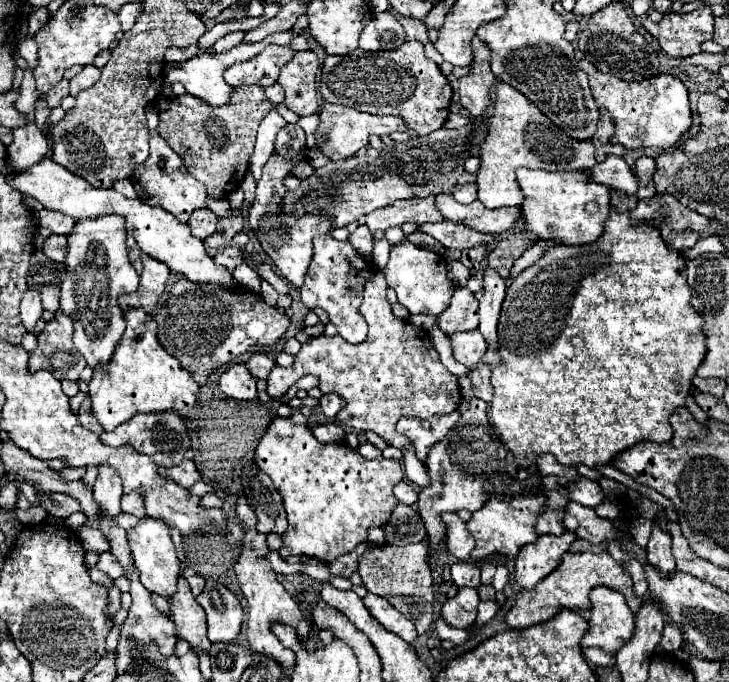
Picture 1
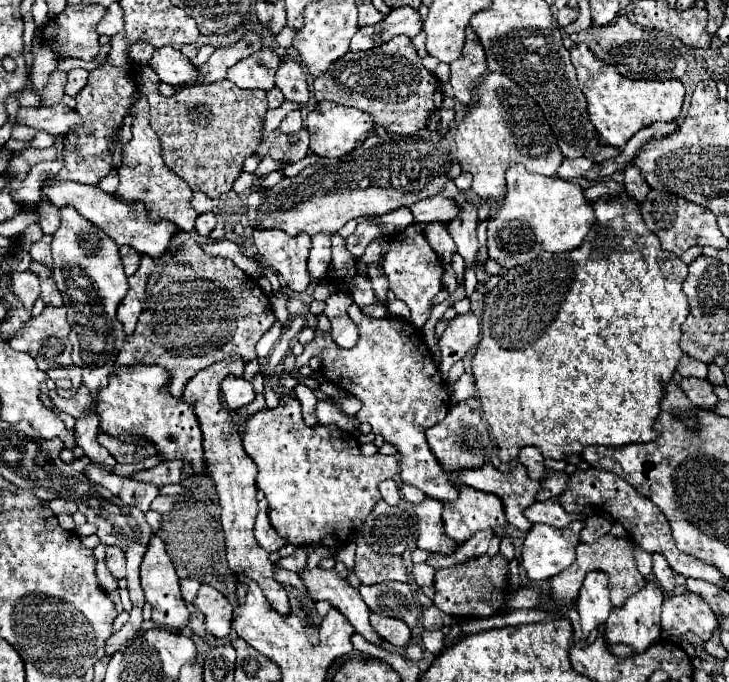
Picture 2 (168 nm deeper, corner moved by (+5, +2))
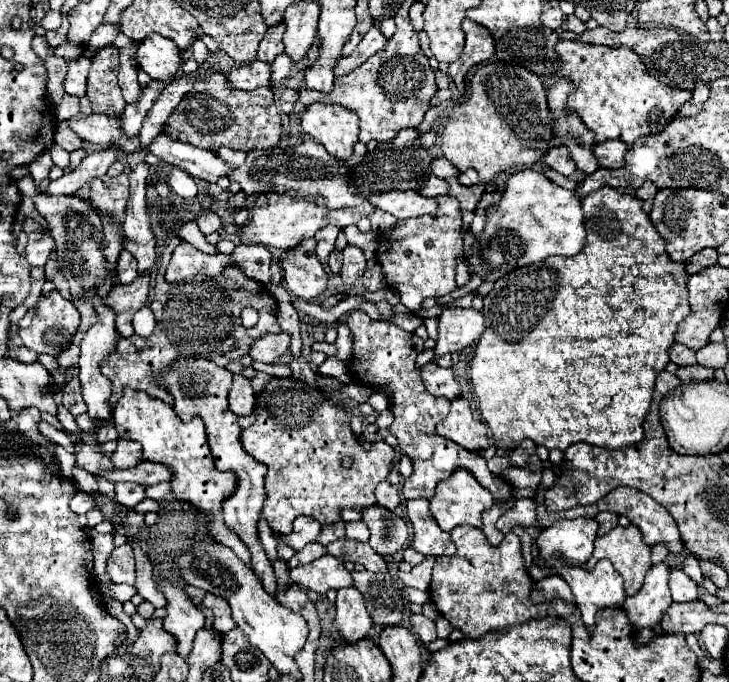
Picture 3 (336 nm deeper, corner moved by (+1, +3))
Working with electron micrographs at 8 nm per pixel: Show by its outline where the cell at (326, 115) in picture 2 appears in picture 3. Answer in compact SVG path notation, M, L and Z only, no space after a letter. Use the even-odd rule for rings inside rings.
M313 103L307 107L307 111L301 117L301 127L303 131L319 141L327 153L331 153L337 159L349 159L353 155L353 145L359 141L359 117L355 115L355 111L345 109L337 103Z

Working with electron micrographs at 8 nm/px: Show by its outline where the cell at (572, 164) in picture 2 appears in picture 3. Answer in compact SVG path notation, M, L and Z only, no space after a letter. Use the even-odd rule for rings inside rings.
M553 147L551 151L547 151L547 159L543 159L543 163L547 163L551 169L555 169L567 177L573 175L577 169L577 165L573 163L573 159L565 147Z

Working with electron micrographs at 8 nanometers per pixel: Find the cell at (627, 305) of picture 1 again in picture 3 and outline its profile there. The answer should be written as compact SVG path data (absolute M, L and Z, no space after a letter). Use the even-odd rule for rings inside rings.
M601 187L589 195L583 197L581 201L583 211L585 211L585 229L587 229L587 245L573 257L547 257L539 263L531 263L527 267L519 267L513 273L503 275L501 279L495 281L493 289L485 295L483 299L483 315L485 315L485 333L481 335L469 377L473 383L473 391L479 399L479 409L483 421L491 427L493 439L497 443L499 455L507 455L513 451L523 439L531 439L537 445L547 447L549 451L559 449L565 451L573 443L589 443L589 445L599 445L607 449L623 449L629 445L637 445L643 441L645 431L643 431L643 421L649 413L649 405L653 401L653 391L655 391L655 379L657 375L665 369L669 363L669 347L675 343L675 331L679 323L689 315L689 301L687 301L687 279L689 273L685 269L685 263L673 263L669 255L665 253L665 239L655 231L649 215L643 211L643 201L629 195L621 193L613 187Z

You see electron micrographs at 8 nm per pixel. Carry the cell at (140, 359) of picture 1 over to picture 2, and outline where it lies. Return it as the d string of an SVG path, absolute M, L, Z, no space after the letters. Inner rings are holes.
M125 366L125 368L119 368L119 372L109 378L109 386L99 390L97 410L101 416L101 430L109 436L123 440L123 442L135 442L137 438L143 438L155 446L159 456L187 460L193 466L193 474L201 476L203 474L203 446L201 446L203 438L201 438L199 422L197 422L195 412L193 412L193 404L173 398L167 392L167 384L169 384L169 374L161 366Z

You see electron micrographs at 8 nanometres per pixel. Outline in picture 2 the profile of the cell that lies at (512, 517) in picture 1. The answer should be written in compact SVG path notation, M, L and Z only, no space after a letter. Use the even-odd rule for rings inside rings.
M461 488L455 502L443 504L443 530L459 544L467 542L477 530L505 526L501 500L475 488Z

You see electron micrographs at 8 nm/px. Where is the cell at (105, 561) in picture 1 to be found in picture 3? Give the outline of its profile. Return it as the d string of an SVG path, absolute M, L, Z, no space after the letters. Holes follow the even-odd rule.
M129 543L113 549L107 561L107 573L115 583L135 583L135 557Z

